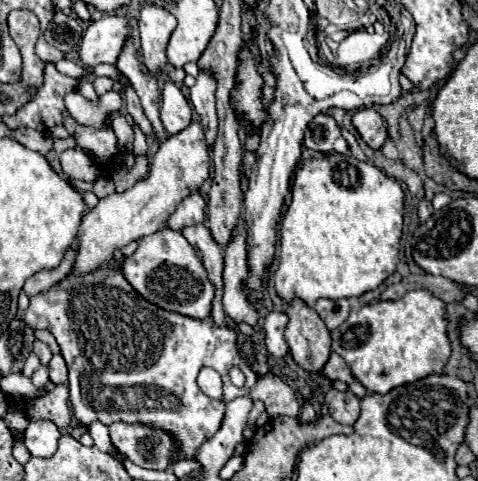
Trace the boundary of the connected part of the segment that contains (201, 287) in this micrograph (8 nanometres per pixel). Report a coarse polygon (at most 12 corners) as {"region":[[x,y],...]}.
{"region":[[160,229],[124,259],[146,299],[208,319],[214,287],[182,233]]}

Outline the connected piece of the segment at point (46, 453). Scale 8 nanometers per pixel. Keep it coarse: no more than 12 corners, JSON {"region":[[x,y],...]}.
{"region":[[30,421],[24,445],[32,457],[52,457],[60,431],[52,421]]}

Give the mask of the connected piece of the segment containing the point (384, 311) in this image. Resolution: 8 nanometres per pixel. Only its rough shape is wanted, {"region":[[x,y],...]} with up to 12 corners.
{"region":[[426,289],[332,331],[370,393],[444,371],[446,303]]}

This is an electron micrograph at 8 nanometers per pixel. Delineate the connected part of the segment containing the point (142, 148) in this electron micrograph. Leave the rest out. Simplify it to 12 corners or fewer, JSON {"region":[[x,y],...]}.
{"region":[[134,125],[136,141],[132,155],[146,155],[148,143],[144,133]]}

